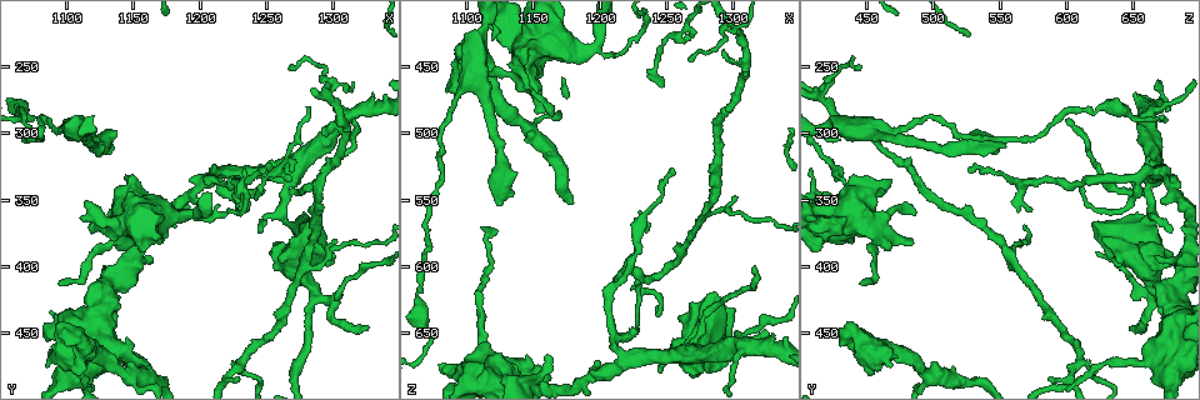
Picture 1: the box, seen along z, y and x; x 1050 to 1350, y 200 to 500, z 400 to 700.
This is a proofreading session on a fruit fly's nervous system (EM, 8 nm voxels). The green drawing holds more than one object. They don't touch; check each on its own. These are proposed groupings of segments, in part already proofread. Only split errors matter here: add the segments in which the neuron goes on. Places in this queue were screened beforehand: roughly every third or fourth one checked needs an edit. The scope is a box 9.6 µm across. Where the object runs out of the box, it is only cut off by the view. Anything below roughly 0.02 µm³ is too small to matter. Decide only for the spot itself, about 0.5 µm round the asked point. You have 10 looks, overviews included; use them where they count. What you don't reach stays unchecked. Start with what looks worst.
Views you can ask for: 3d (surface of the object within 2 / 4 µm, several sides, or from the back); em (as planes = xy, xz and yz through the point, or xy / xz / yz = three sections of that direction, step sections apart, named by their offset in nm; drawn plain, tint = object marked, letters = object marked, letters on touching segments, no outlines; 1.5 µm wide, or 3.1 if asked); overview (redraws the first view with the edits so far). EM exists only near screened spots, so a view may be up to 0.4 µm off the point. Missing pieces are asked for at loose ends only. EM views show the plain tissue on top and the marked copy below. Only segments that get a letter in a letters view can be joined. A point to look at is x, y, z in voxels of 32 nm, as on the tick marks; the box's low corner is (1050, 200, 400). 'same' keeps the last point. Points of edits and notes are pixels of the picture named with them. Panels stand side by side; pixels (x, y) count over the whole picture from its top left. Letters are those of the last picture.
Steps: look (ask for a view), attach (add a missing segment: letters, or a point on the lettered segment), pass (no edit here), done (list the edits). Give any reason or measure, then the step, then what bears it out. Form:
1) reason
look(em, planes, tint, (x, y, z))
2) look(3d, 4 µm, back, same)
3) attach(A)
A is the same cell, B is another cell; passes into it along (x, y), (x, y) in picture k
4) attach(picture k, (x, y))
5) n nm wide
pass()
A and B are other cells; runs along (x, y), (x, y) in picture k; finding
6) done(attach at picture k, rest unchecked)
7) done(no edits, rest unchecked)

end of a long branch
look(em, planes, letters, (1124, 310, 554))

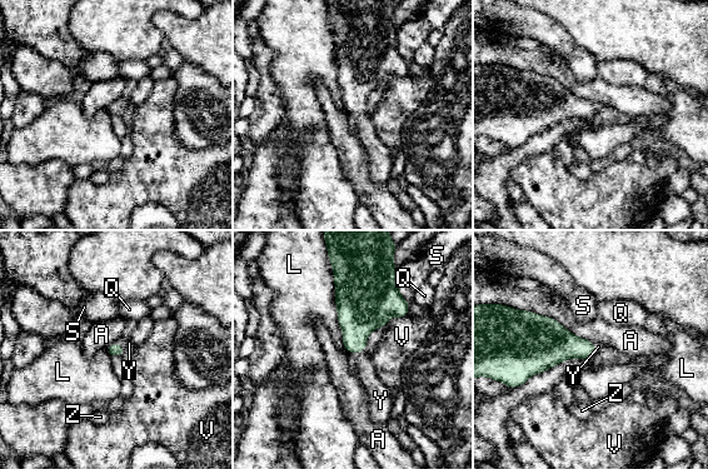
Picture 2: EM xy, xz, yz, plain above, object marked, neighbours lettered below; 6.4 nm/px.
attach(Y)
Y is the same cell, A, L, Q, S, V and Z are other cells; the neuron continues

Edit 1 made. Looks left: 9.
see it whole again
look(overview)

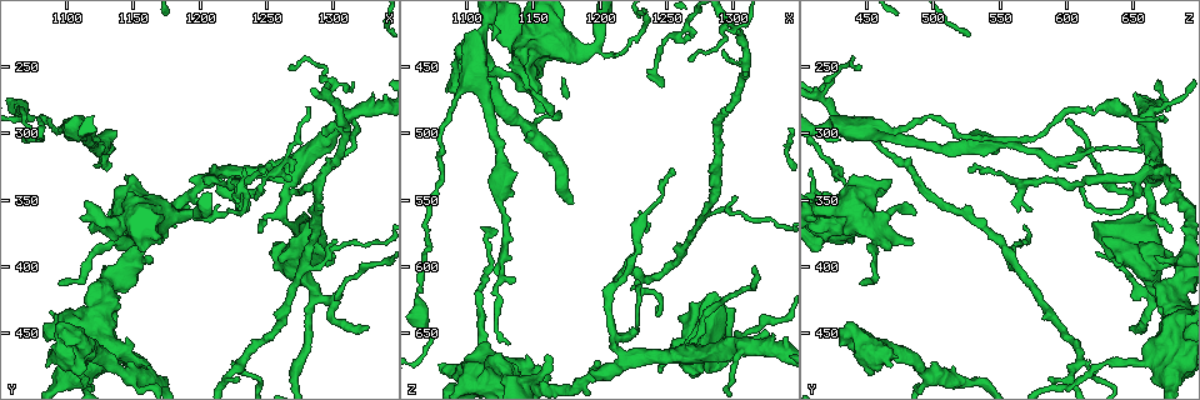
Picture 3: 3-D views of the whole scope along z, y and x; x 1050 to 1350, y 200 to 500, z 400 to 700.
thin end
look(3d, 2 µm, (1270, 250, 444))

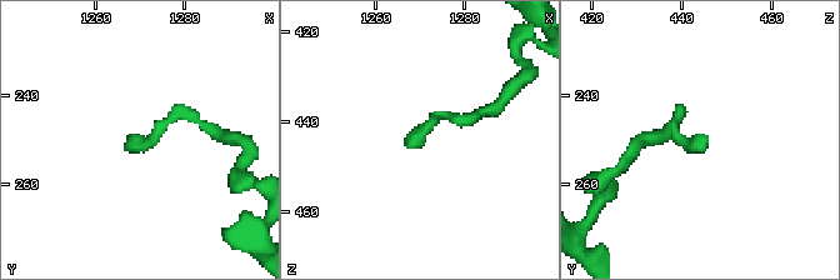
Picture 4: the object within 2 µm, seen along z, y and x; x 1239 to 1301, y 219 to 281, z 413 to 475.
look(em, planes, letters, (1268, 252, 446))

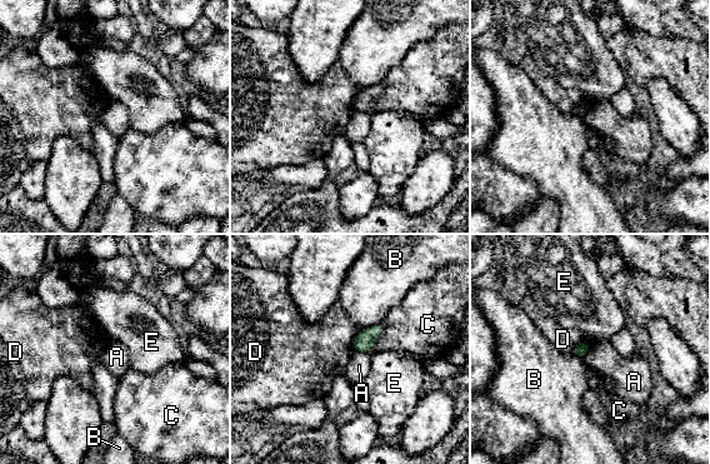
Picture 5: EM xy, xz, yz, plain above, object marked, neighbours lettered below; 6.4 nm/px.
pass()
A, B, C, D and E are other cells; border along (354, 349), (368, 354) in picture 5; no lettered segment goes on from it

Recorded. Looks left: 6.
branch stops here
look(em, planes, letters, (1152, 338, 470))

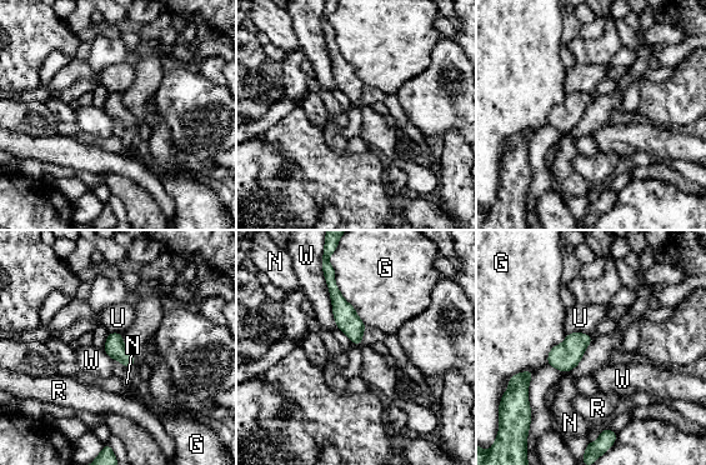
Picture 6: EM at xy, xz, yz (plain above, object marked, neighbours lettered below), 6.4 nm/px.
G touches over 440 nm
pass()
G, N, R, U and W are other cells; border along (323, 270), (338, 328) in picture 6; no lettered segment goes on from it

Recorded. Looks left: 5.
an open end
look(em, xy, step 8, tint, (1326, 446, 652))

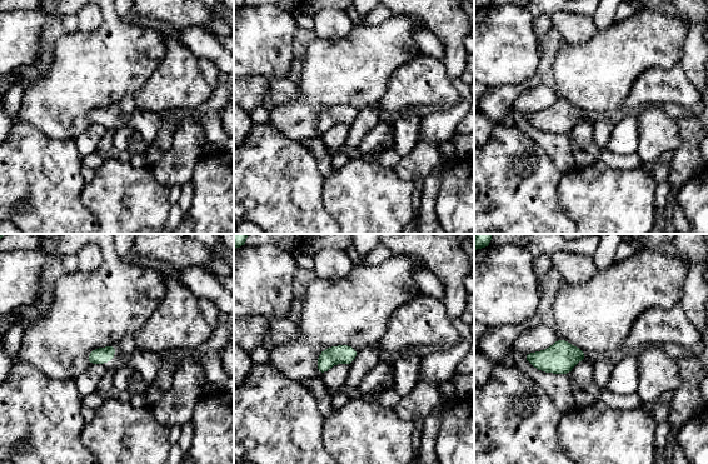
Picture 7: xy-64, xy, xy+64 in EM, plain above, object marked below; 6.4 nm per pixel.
another direction
look(em, planes, letters, same)

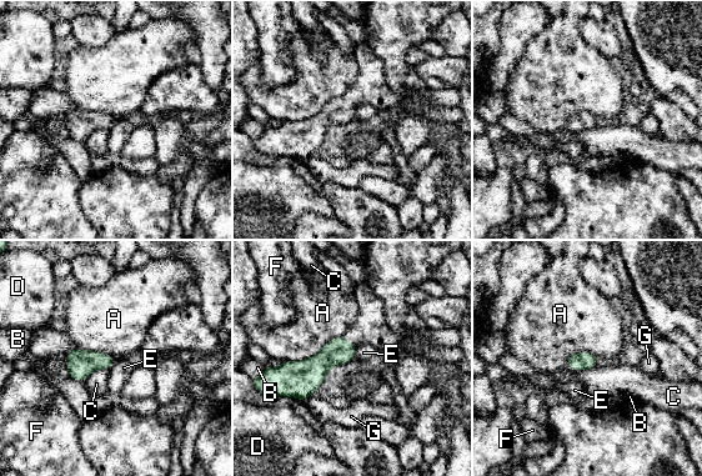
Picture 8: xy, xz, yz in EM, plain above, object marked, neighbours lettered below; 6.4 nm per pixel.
A touches over 420 nm
pass()
A, B, C, D, E, F and G are other cells; border along (342, 334), (309, 357), (284, 362) in picture 8; none of them fits

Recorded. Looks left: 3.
done(attach at picture 2, rest unchecked)

